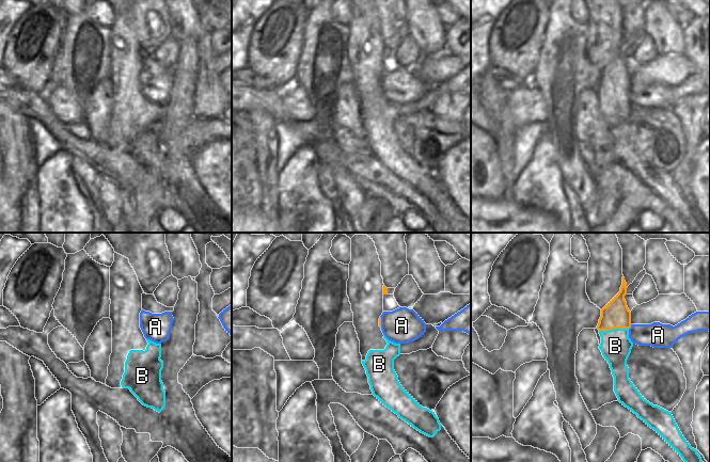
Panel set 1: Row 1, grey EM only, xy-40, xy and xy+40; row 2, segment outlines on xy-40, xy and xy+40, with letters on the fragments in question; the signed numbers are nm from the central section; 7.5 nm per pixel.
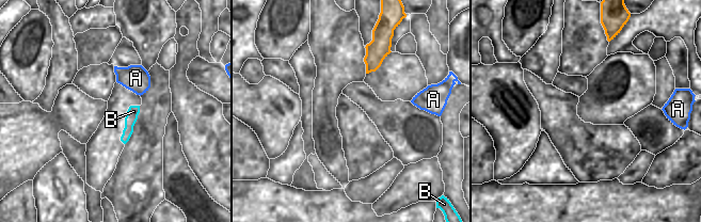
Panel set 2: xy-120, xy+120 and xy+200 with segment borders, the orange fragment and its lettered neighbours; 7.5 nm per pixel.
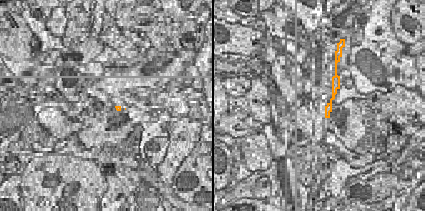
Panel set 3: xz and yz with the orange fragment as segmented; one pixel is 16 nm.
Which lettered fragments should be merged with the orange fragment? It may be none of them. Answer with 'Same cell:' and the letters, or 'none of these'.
Same cell: B

